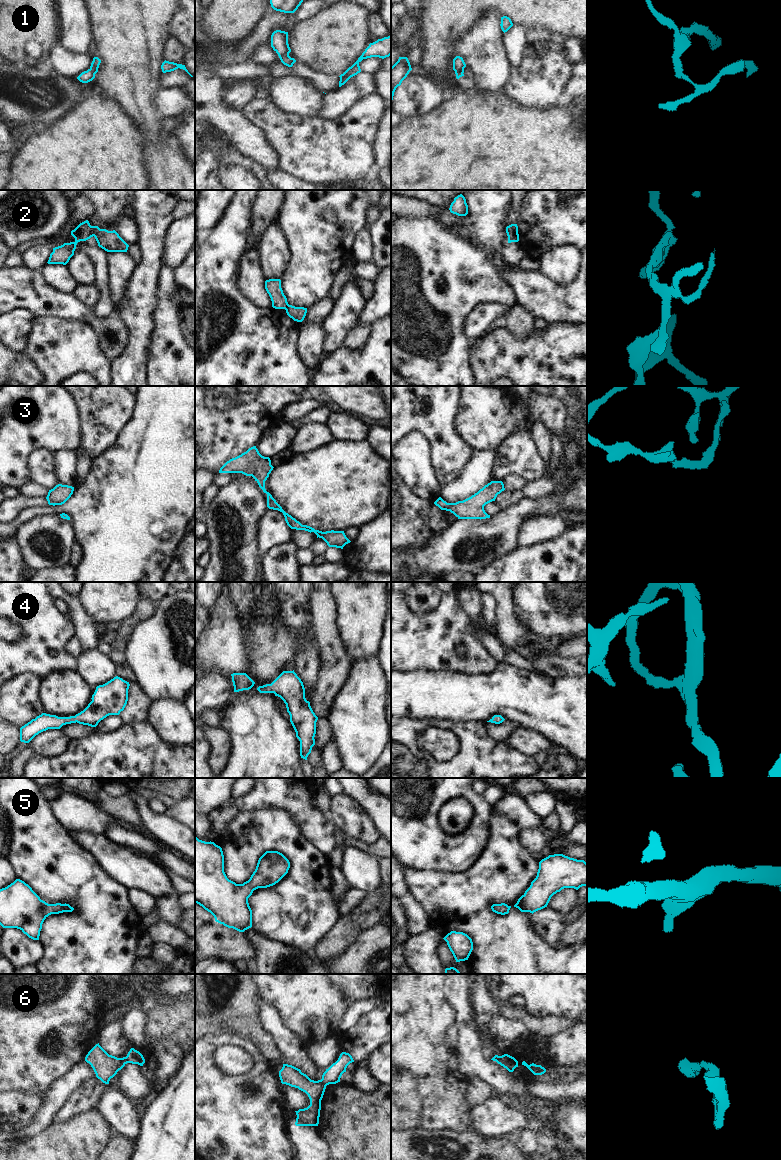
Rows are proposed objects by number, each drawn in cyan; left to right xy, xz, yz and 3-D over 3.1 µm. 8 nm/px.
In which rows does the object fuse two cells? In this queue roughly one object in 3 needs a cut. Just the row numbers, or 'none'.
2, 6

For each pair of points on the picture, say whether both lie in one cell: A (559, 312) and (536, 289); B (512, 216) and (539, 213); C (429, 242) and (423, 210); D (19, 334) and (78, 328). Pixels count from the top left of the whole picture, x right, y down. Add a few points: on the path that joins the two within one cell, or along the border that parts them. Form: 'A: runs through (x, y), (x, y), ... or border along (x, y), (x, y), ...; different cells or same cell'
A: runs through (553, 306), (542, 295); same cell
B: border along (524, 200), (521, 206), (521, 220), (517, 224); different cells
C: border along (437, 208), (437, 211), (432, 215), (401, 216); different cells
D: border along (35, 318), (26, 346), (19, 352); different cells

